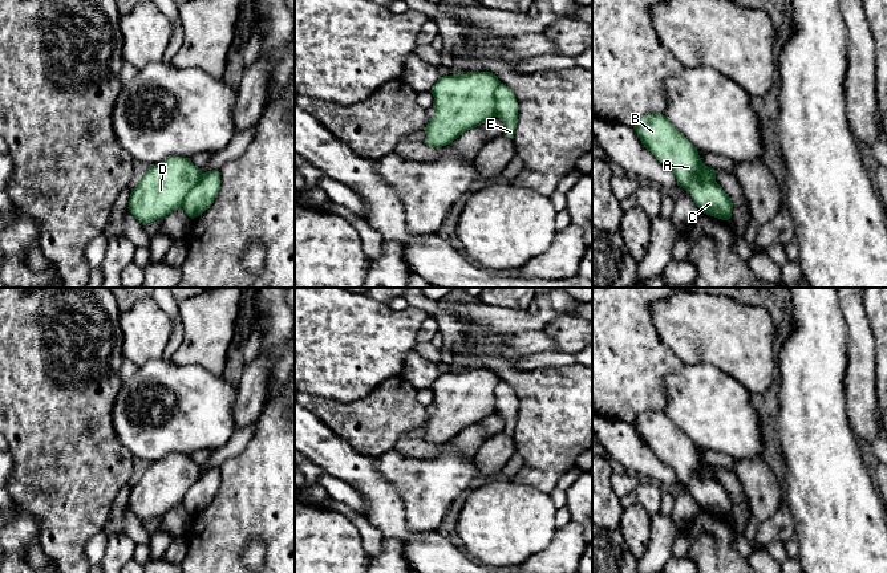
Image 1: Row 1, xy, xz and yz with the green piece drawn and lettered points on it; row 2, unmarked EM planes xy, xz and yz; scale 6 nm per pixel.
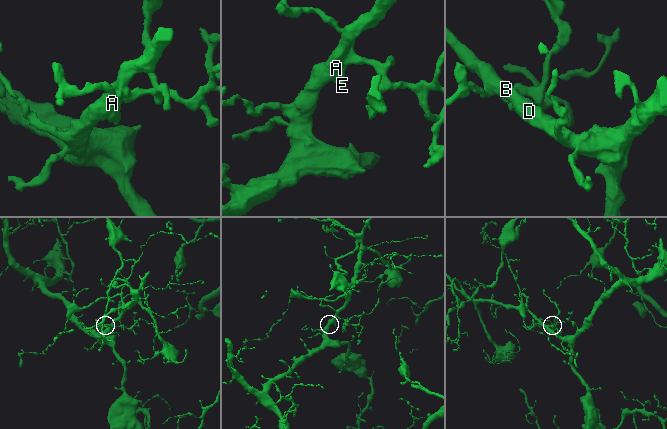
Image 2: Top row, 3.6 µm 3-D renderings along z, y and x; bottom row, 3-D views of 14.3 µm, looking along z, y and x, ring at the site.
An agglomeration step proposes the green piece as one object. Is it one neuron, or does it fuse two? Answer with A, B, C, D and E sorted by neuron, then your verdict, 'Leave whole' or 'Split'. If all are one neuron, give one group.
Groups: A B C D E. Leave whole

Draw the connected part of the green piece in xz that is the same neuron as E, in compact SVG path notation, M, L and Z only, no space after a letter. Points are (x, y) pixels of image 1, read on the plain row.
M473 369L444 373L438 375L430 389L434 394L433 405L436 406L436 413L429 416L424 426L426 430L424 440L426 443L440 446L450 442L466 427L479 423L491 414L497 414L503 419L505 434L514 435L518 420L518 399L514 389L503 382L495 371L490 369Z

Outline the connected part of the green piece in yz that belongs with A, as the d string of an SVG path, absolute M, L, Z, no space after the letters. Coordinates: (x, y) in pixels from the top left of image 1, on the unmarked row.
M660 411L640 414L633 423L644 444L669 466L701 509L729 517L733 500L716 479L716 467L702 460L697 446Z

